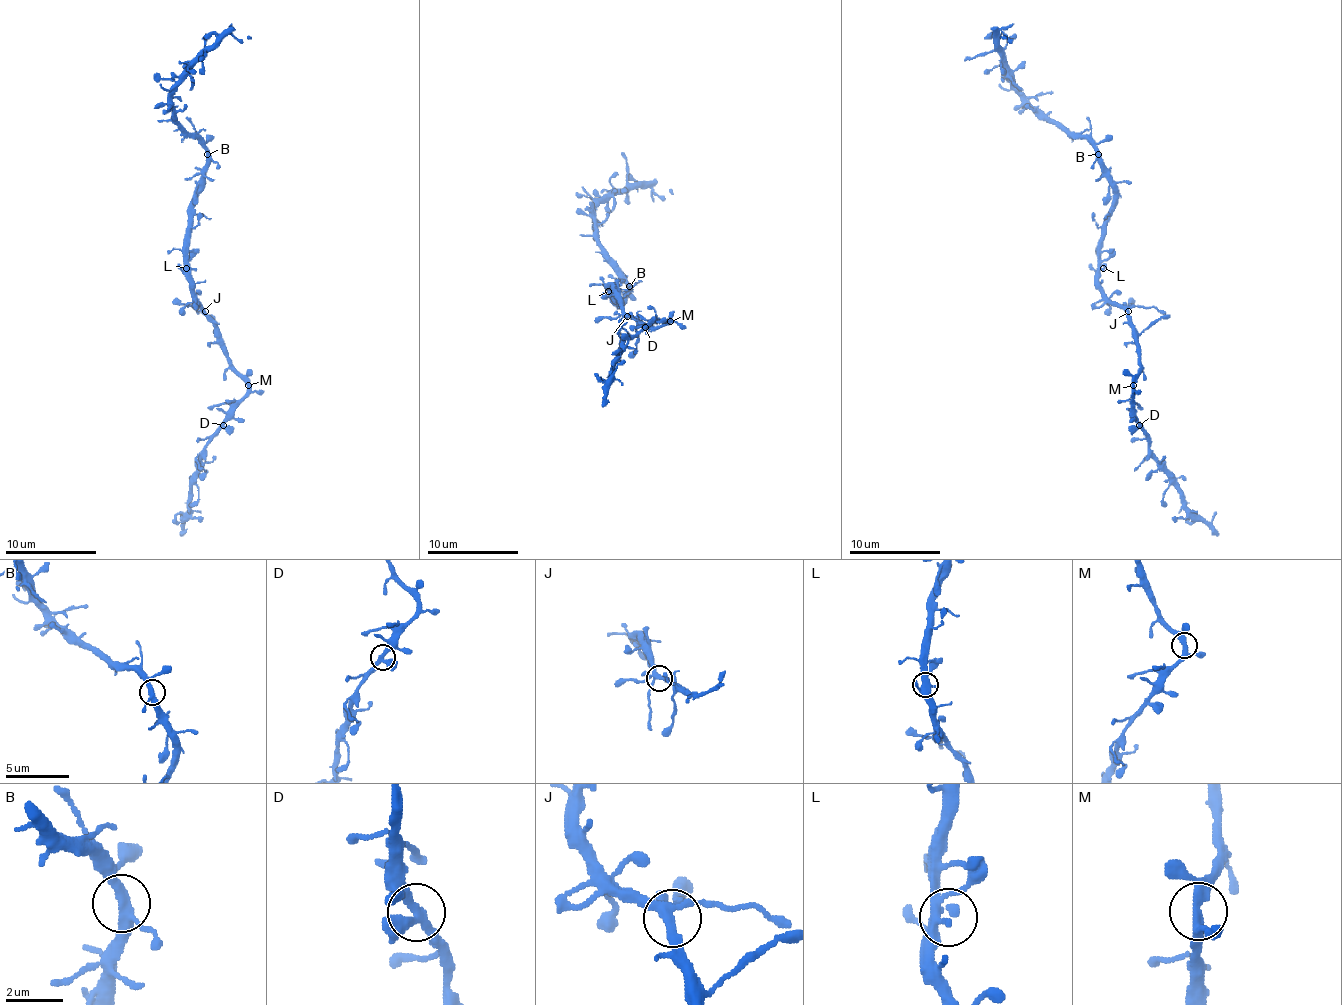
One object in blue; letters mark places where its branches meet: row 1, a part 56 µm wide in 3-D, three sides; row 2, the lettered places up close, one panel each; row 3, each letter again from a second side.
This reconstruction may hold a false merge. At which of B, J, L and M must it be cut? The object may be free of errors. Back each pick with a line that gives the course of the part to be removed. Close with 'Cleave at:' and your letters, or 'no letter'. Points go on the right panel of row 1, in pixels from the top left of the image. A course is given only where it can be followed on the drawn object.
Cleave at: no letter

